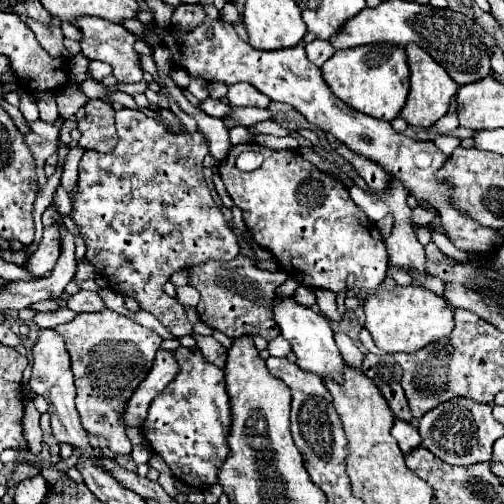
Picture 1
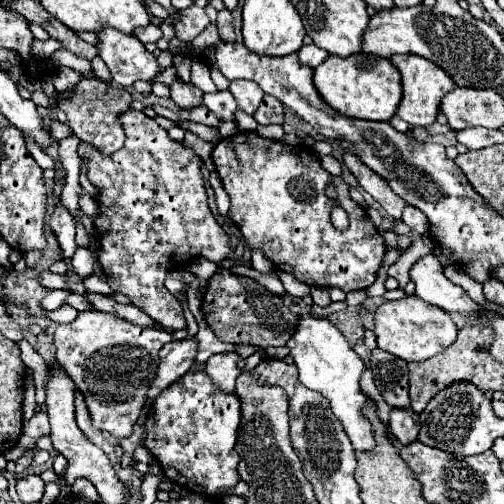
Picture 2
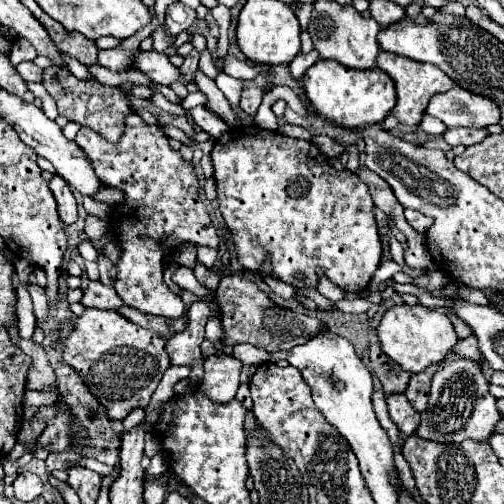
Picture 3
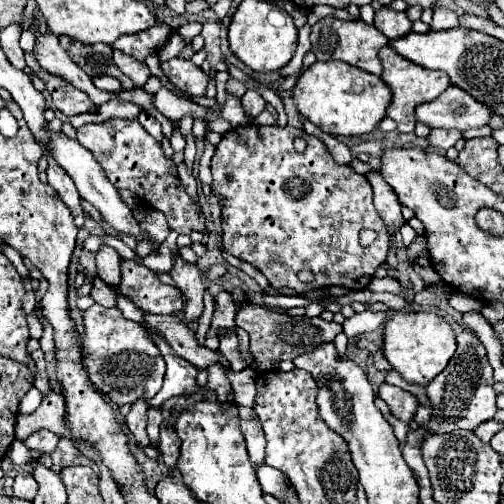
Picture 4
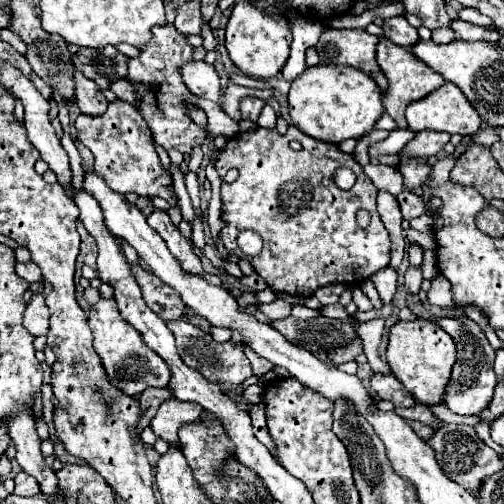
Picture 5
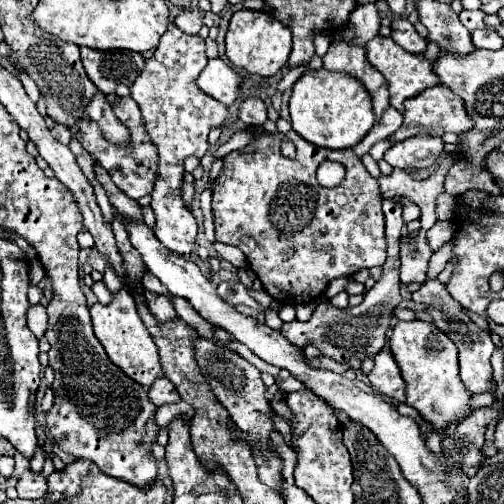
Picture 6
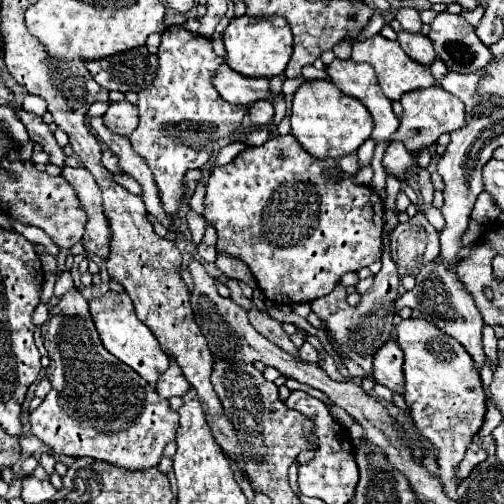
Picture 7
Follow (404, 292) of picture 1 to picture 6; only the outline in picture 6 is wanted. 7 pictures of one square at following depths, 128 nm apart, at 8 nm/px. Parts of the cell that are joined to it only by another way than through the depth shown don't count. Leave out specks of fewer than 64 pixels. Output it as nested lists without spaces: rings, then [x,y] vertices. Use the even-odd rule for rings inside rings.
[[[412,320],[398,322],[390,336],[390,352],[406,382],[406,404],[416,408],[434,428],[456,426],[466,418],[470,394],[458,376],[458,352],[452,340],[434,324]]]

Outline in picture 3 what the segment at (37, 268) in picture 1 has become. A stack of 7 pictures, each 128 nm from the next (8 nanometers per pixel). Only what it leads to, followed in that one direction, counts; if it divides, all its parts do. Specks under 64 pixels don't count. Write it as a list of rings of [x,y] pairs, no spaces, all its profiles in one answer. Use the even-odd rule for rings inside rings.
[[[54,176],[54,178],[50,180],[50,190],[52,190],[54,198],[56,198],[60,220],[62,220],[66,226],[74,224],[74,222],[78,220],[76,198],[72,196],[72,192],[70,192],[70,188],[68,188],[66,180],[64,180],[64,178],[60,178],[60,176]]]

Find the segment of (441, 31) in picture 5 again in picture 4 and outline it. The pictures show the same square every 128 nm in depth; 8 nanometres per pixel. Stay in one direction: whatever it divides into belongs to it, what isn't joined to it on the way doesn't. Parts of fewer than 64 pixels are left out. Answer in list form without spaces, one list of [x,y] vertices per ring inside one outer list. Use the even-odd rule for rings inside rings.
[[[436,6],[434,8],[434,20],[432,20],[432,26],[430,28],[456,28],[460,22],[458,22],[458,14],[450,8],[440,8]]]

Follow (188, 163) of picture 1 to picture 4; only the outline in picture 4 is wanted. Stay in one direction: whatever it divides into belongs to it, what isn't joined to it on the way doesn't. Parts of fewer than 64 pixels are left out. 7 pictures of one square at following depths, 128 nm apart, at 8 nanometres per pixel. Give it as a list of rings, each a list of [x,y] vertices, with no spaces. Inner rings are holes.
[[[112,118],[102,124],[84,124],[76,130],[76,138],[84,148],[94,154],[108,180],[116,188],[128,188],[138,198],[146,200],[152,208],[160,210],[166,216],[170,230],[176,230],[178,234],[190,234],[194,230],[202,234],[208,232],[204,214],[200,212],[194,198],[186,194],[184,186],[180,184],[180,178],[176,176],[176,164],[164,156],[160,142],[156,142],[140,126],[138,120]],[[122,260],[122,282],[118,288],[148,314],[176,314],[184,308],[182,292],[164,286],[158,276],[138,260]]]

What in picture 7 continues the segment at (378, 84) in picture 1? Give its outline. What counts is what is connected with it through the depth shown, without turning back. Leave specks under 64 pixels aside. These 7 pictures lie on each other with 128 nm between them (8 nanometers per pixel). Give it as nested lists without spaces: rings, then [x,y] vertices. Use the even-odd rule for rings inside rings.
[[[306,80],[294,94],[292,134],[316,158],[340,158],[356,152],[372,134],[372,116],[366,106],[340,92],[330,80]]]

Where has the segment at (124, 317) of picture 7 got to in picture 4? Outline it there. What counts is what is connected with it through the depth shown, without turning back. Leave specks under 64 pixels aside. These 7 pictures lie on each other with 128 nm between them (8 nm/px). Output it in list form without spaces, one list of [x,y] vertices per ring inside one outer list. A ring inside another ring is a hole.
[[[100,304],[90,306],[82,318],[84,368],[88,370],[90,382],[116,406],[134,404],[140,398],[150,400],[156,396],[156,392],[160,392],[160,384],[164,382],[164,358],[156,352],[156,344],[152,344],[152,338],[144,332],[144,328],[140,328],[140,324],[132,324],[132,320],[124,320],[118,308],[104,308]]]

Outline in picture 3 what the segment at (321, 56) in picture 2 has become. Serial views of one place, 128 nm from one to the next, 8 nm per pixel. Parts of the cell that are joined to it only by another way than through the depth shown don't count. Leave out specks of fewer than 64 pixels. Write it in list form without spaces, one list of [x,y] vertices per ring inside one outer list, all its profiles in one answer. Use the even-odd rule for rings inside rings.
[[[312,50],[312,52],[308,52],[308,54],[298,54],[298,56],[288,64],[288,68],[290,68],[290,72],[292,72],[294,78],[302,78],[304,72],[306,72],[312,64],[316,64],[318,60],[320,60],[320,54],[316,54],[316,52]]]

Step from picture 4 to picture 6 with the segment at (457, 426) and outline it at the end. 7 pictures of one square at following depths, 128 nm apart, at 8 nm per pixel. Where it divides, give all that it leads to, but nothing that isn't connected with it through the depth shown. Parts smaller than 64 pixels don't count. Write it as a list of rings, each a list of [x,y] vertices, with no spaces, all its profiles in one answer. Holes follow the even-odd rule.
[[[426,280],[422,284],[422,288],[418,292],[412,294],[414,302],[422,302],[430,308],[430,316],[432,322],[444,332],[448,334],[448,338],[456,344],[458,348],[458,362],[460,362],[460,380],[464,380],[464,386],[468,388],[470,394],[482,394],[490,390],[490,380],[492,380],[492,366],[490,366],[490,356],[494,352],[494,342],[490,338],[490,332],[480,330],[470,316],[466,316],[460,310],[460,304],[456,300],[450,298],[448,290],[444,284],[440,284],[438,280]]]

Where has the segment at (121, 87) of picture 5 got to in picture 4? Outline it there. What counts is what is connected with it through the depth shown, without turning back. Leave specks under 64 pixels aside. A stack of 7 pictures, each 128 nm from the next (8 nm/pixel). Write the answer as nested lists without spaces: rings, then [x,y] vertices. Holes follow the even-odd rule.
[[[96,76],[96,78],[92,78],[92,82],[100,90],[116,90],[116,88],[120,90],[120,82],[112,76]],[[146,111],[138,115],[138,120],[144,129],[161,144],[163,140],[161,124]]]

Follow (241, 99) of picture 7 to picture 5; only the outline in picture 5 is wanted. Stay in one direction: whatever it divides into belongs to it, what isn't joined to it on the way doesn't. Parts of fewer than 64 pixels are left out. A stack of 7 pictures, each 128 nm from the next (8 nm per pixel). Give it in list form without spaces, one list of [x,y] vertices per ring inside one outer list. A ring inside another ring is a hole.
[[[192,60],[192,64],[184,64],[184,68],[180,68],[180,74],[184,76],[184,84],[188,84],[192,94],[212,102],[220,100],[220,76],[216,74],[214,66]]]

